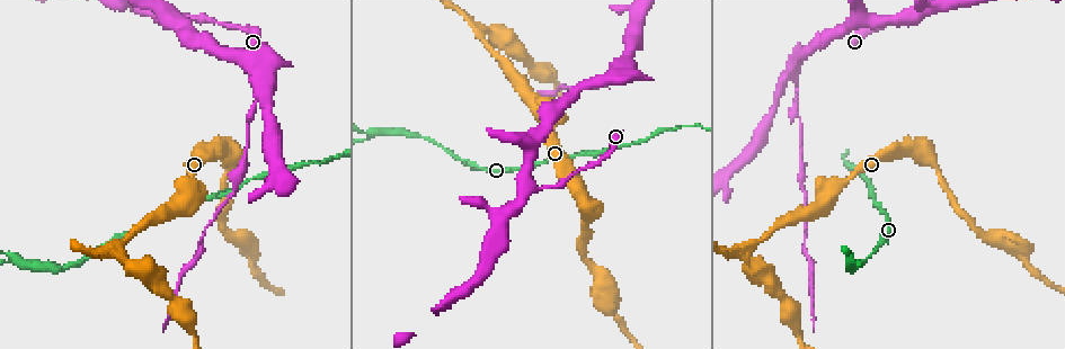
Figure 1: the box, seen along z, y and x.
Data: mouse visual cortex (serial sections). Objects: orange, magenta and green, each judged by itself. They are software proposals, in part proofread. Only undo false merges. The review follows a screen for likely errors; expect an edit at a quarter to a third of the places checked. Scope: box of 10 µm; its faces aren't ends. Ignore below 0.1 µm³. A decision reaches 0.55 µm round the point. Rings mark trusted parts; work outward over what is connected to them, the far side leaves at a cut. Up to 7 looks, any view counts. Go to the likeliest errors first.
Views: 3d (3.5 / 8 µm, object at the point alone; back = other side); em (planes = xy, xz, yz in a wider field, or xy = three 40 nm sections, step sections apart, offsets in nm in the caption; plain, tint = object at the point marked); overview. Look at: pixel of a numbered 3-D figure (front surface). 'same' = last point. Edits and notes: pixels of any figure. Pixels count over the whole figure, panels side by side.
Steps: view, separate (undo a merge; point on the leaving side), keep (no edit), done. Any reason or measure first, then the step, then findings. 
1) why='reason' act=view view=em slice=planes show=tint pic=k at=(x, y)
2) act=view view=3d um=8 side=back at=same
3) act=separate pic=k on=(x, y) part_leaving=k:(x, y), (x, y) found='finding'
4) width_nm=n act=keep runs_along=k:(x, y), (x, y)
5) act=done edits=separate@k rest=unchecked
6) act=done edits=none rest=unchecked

act=view view=3d um=3.5 pic=1 at=(375, 134)

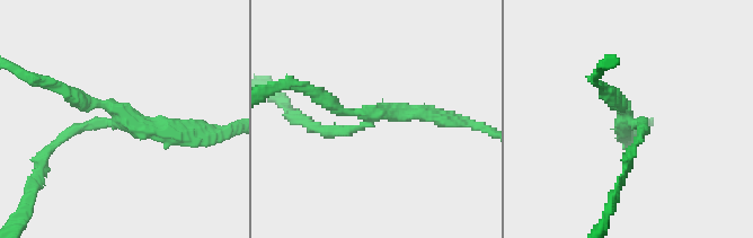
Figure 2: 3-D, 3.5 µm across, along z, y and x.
act=keep runs_along=2:(194, 134), (135, 128), (77, 89) found='all the same cell'

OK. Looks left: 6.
why='branch point' act=view view=3d um=3.5 pic=1 at=(530, 187)

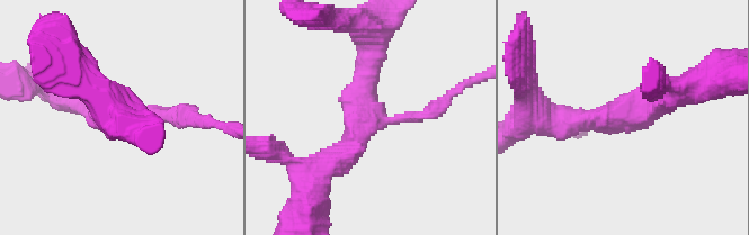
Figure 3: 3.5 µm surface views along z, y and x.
arms=3 arm_widths_nm=200,350,350 why='now the EM' act=view view=em slice=xy step=2 show=tint pic=3 at=(622, 115)

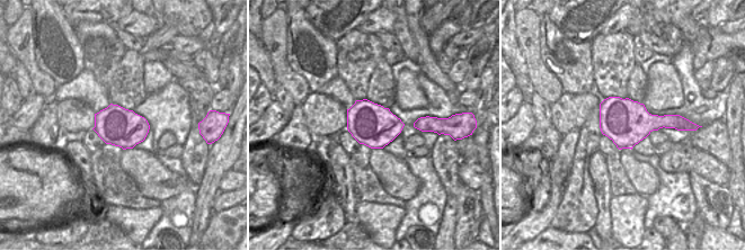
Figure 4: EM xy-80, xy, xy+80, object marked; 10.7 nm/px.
act=keep runs_along=3:(195, 117), (118, 120) found='all the same cell'

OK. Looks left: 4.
why='three-way junction' act=view view=3d um=3.5 pic=1 at=(125, 244)

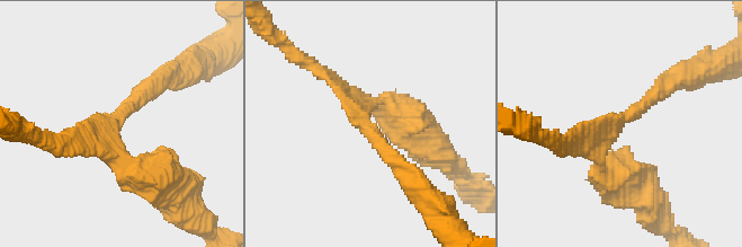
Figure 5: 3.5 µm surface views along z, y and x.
why='now the EM' act=view view=em slice=xy step=2 show=tint pic=5 at=(115, 127)

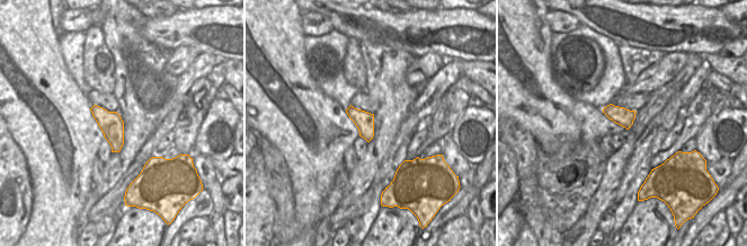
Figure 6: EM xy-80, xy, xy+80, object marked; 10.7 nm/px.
act=view view=em slice=xy step=3 show=tint at=same

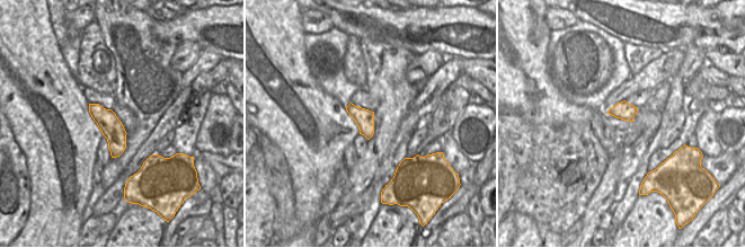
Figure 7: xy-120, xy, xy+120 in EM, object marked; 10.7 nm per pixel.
arms=3 arm_widths_nm=150,250,250 act=keep runs_along=5:(664, 87), (606, 139), (611, 173) found='all the same cell'

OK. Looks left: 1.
act=done edits=none rest=unchecked

